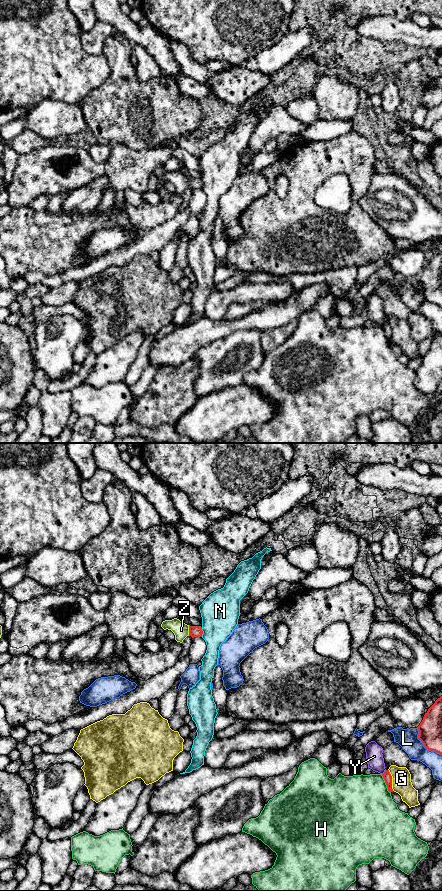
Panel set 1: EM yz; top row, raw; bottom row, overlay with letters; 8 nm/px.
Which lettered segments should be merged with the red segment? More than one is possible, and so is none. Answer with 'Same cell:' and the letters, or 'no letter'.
Same cell: Z

